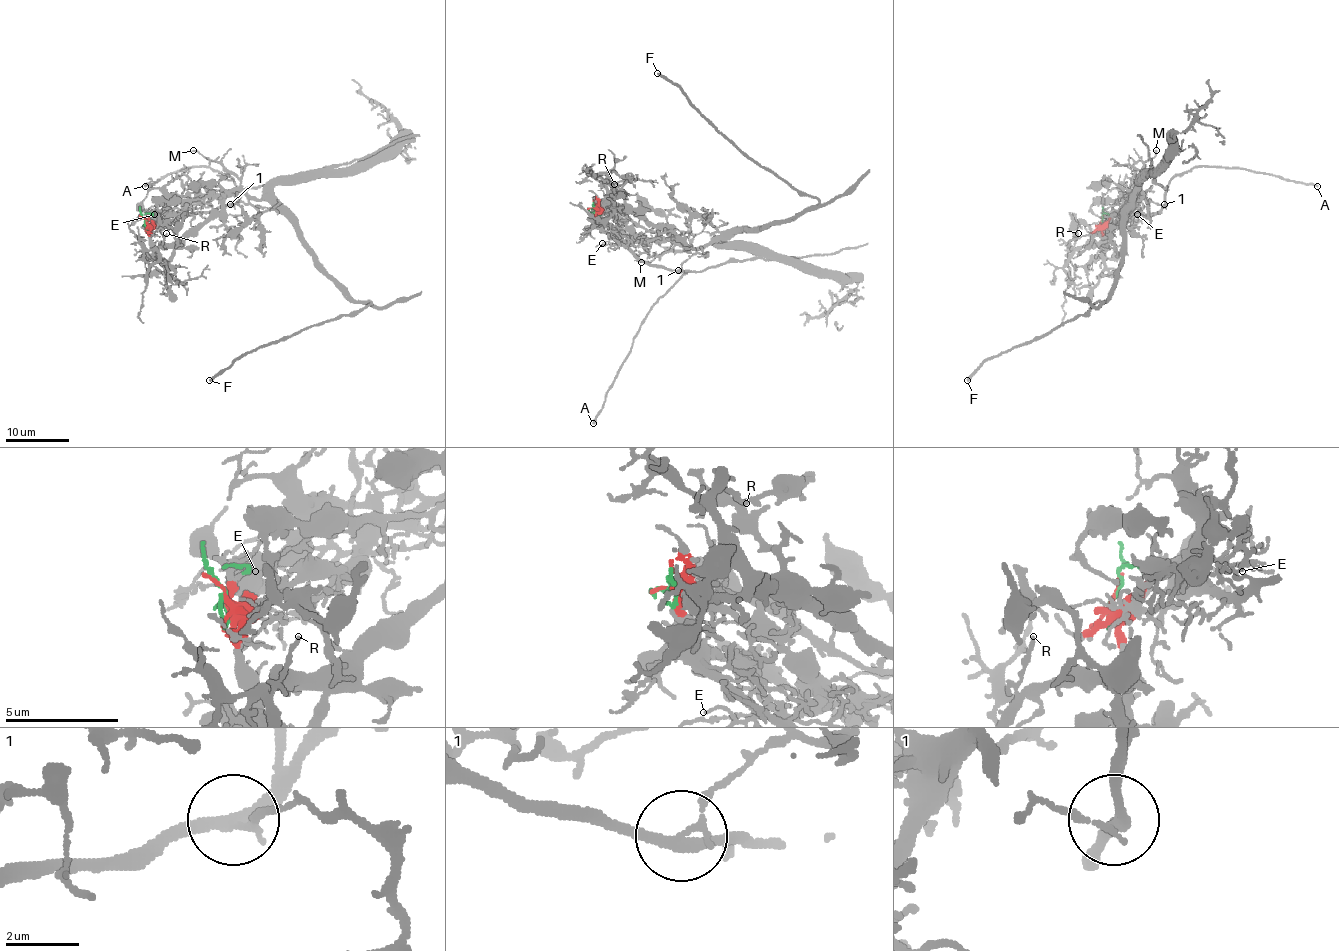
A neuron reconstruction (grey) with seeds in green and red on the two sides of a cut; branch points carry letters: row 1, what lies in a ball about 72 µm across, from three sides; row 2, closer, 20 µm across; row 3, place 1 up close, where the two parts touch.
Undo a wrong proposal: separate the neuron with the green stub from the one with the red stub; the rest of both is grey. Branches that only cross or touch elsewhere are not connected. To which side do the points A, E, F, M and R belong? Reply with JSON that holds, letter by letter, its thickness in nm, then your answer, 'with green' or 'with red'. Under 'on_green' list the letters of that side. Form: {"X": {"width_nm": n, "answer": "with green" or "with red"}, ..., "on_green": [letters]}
{"A": {"width_nm": 280, "answer": "with green"}, "E": {"width_nm": 110, "answer": "with green"}, "F": {"width_nm": 280, "answer": "with red"}, "M": {"width_nm": 180, "answer": "with red"}, "R": {"width_nm": 120, "answer": "with red"}, "on_green": ["A", "E"]}

